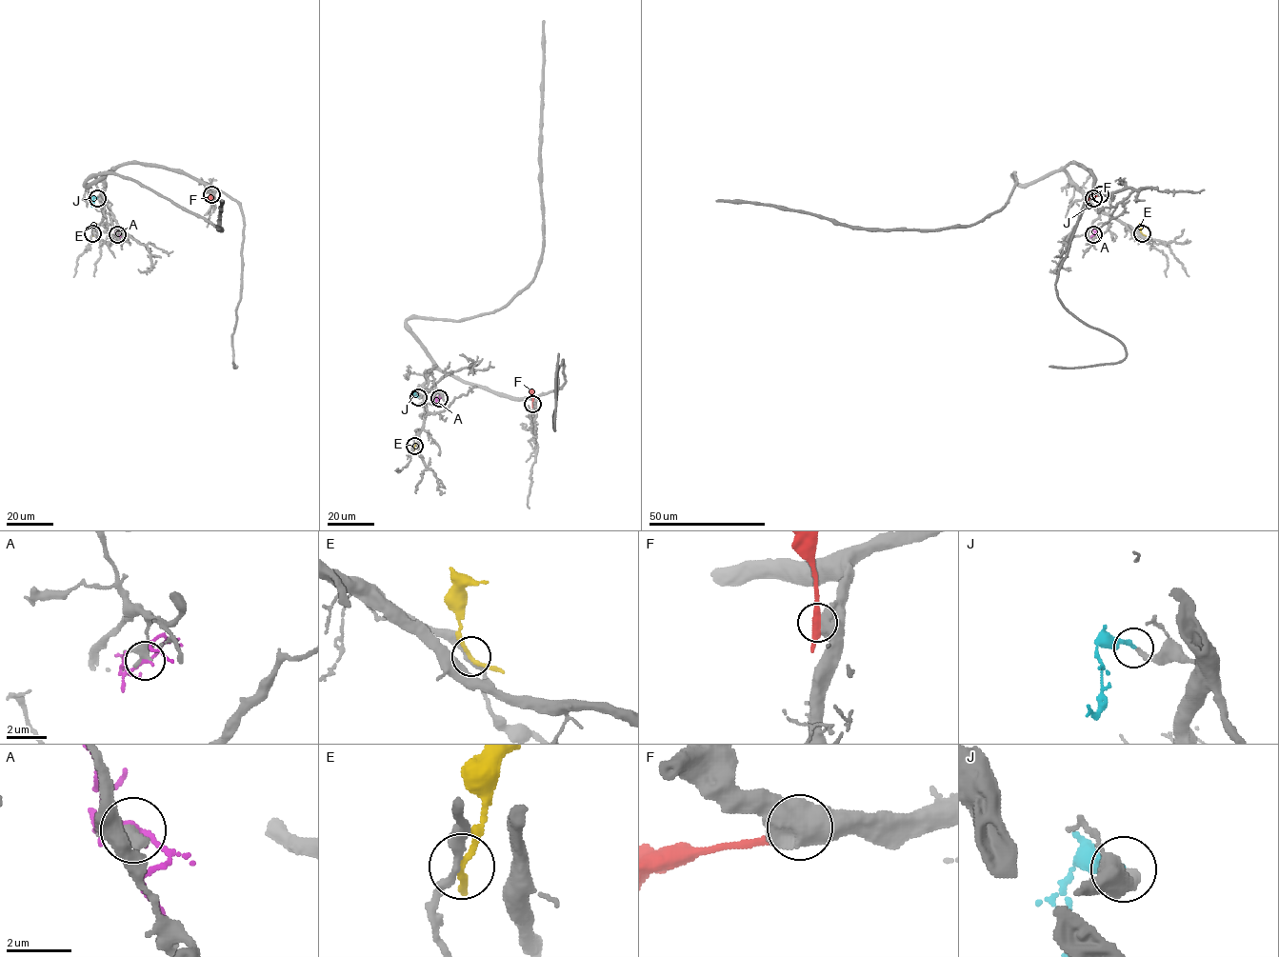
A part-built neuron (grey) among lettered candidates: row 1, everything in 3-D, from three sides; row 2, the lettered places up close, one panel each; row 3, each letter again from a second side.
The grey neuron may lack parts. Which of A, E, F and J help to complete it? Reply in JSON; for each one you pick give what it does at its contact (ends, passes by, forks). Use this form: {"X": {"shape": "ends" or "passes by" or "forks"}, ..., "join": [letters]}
{"J": {"shape": "ends"}, "join": ["J"]}

